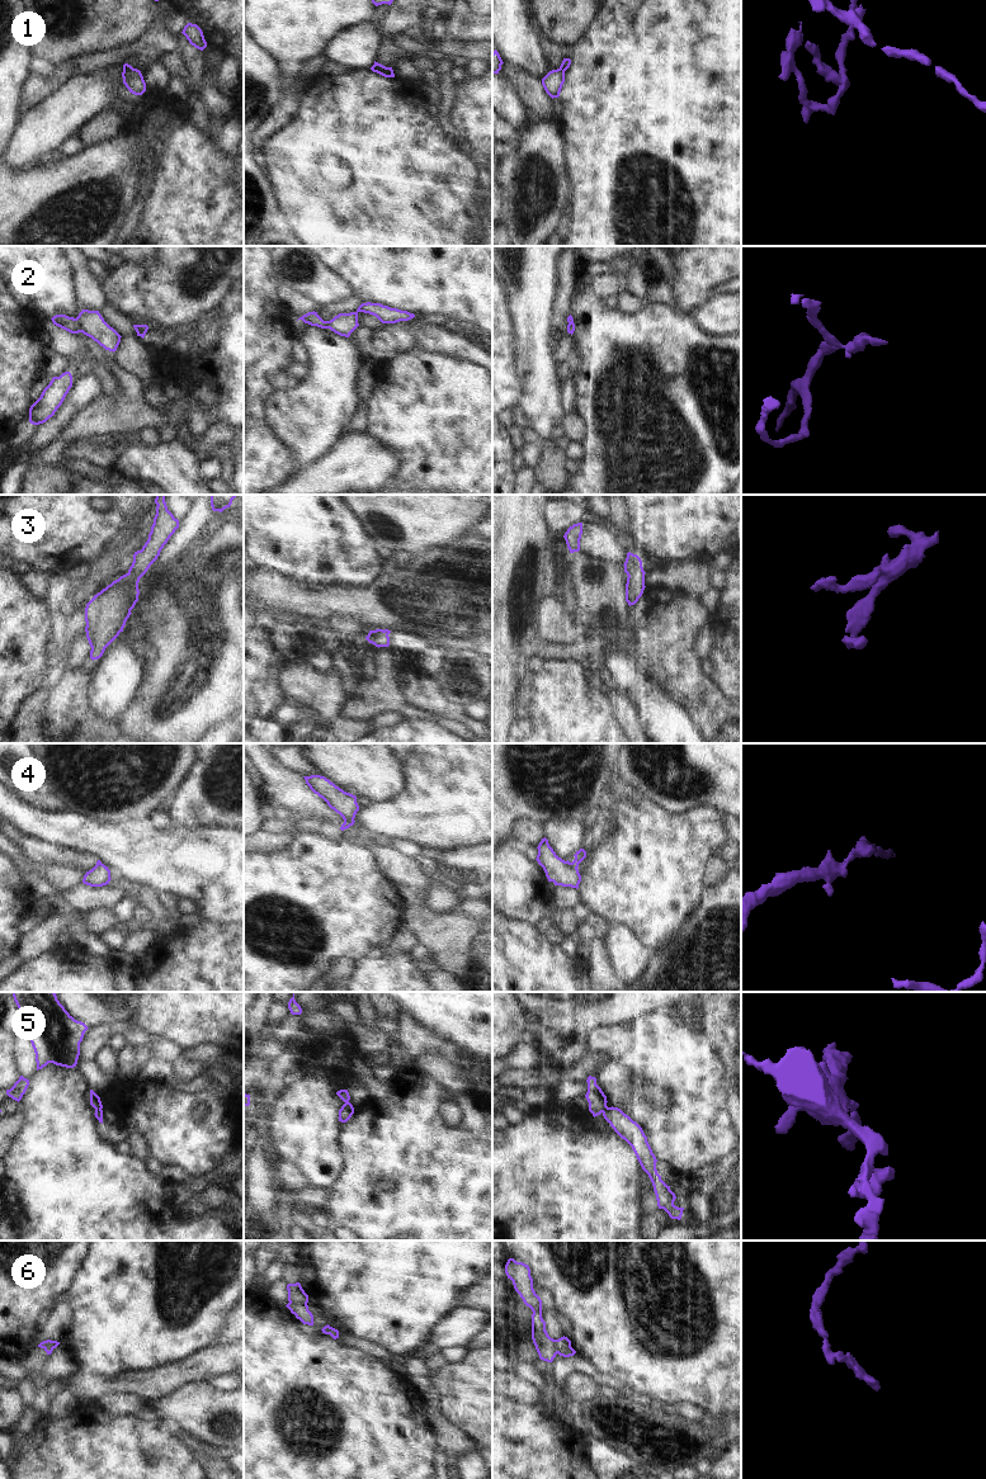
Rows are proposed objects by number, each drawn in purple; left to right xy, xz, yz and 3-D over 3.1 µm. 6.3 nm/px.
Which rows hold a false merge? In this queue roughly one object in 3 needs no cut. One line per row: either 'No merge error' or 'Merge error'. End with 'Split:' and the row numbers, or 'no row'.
1: Merge error
2: Merge error
3: No merge error
4: Merge error
5: Merge error
6: Merge error
Split: 1, 2, 4, 5, 6

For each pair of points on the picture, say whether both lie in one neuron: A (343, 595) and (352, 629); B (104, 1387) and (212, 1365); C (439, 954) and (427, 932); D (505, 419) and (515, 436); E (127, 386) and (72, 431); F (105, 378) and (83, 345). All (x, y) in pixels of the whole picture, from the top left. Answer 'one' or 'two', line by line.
A: two
B: one
C: one
D: one
E: one
F: one

